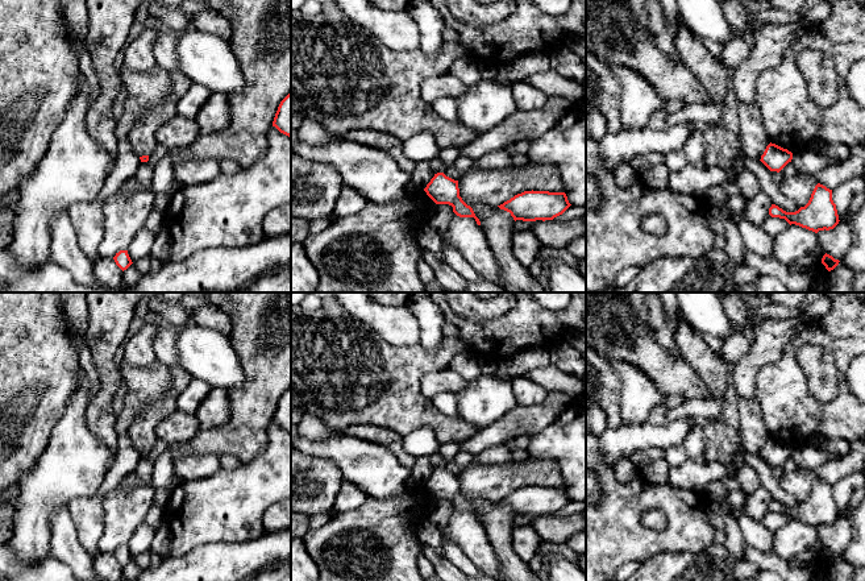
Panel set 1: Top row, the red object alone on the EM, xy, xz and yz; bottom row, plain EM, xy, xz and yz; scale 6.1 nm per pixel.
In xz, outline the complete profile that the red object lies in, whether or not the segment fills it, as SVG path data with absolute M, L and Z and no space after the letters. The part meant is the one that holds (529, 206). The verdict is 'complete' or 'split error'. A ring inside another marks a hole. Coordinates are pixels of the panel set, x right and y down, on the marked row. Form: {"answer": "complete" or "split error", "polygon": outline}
{"answer": "complete", "polygon": "M524 191L498 206L511 213L513 220L536 221L553 220L571 204L565 192Z"}

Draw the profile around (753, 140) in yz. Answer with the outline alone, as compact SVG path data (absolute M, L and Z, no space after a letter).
M754 101L737 103L739 137L744 154L752 159L761 159L770 144L765 132L761 112Z

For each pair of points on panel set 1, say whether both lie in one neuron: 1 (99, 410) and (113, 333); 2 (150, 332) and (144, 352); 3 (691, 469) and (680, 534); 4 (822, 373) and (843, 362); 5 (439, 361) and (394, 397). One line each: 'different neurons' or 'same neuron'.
1: same neuron
2: same neuron
3: different neurons
4: different neurons
5: same neuron

